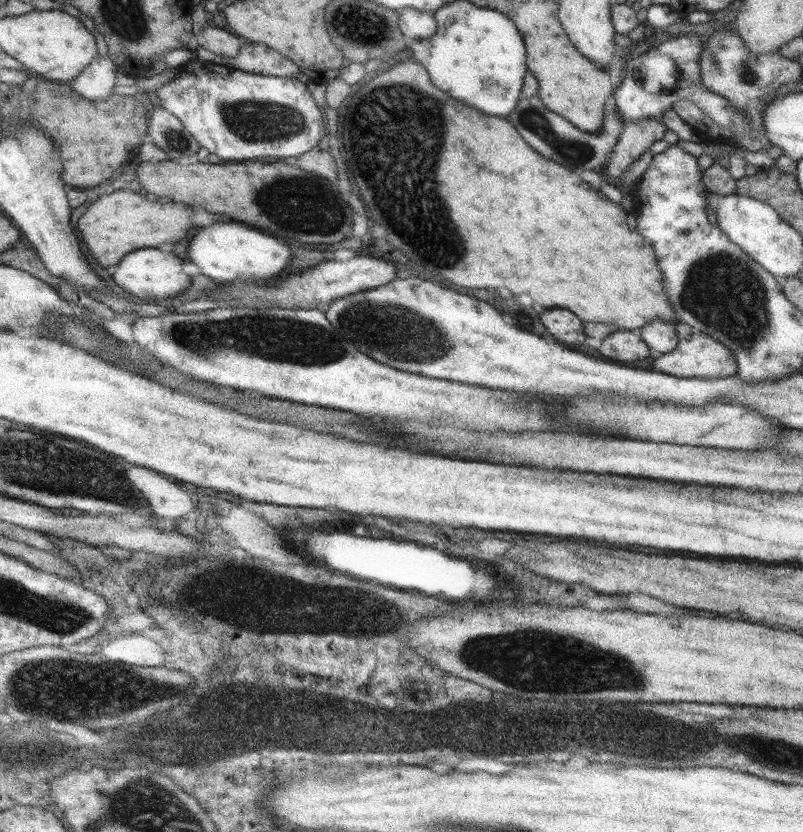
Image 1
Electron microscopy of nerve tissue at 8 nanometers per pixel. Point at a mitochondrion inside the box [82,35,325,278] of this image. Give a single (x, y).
(251, 122)

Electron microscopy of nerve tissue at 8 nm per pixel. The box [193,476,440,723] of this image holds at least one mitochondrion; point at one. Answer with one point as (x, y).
(364, 623)

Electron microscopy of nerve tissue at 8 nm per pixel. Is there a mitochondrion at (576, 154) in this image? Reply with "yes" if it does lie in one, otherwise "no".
yes

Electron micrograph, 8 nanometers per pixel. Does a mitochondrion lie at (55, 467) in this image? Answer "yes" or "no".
yes

